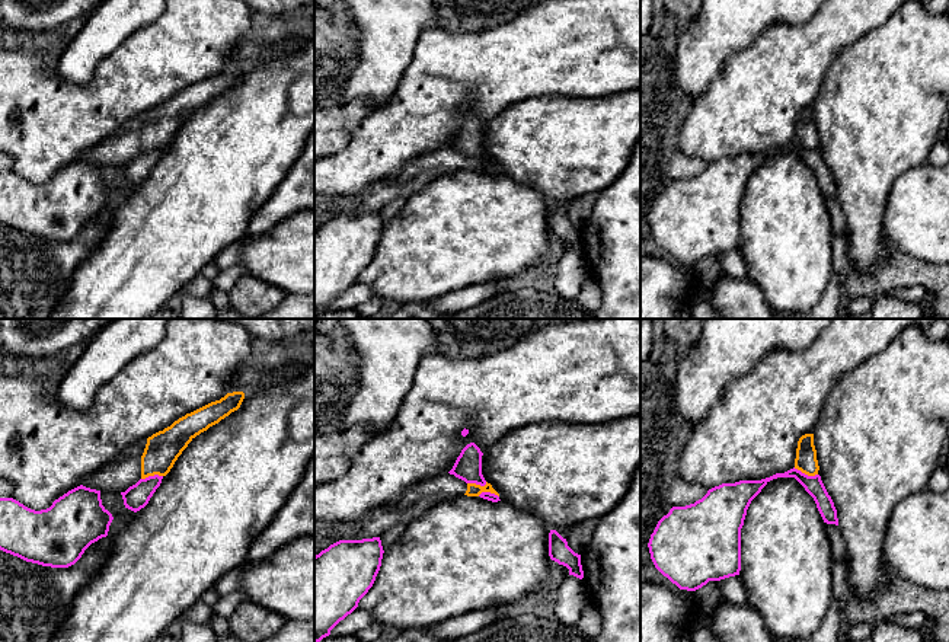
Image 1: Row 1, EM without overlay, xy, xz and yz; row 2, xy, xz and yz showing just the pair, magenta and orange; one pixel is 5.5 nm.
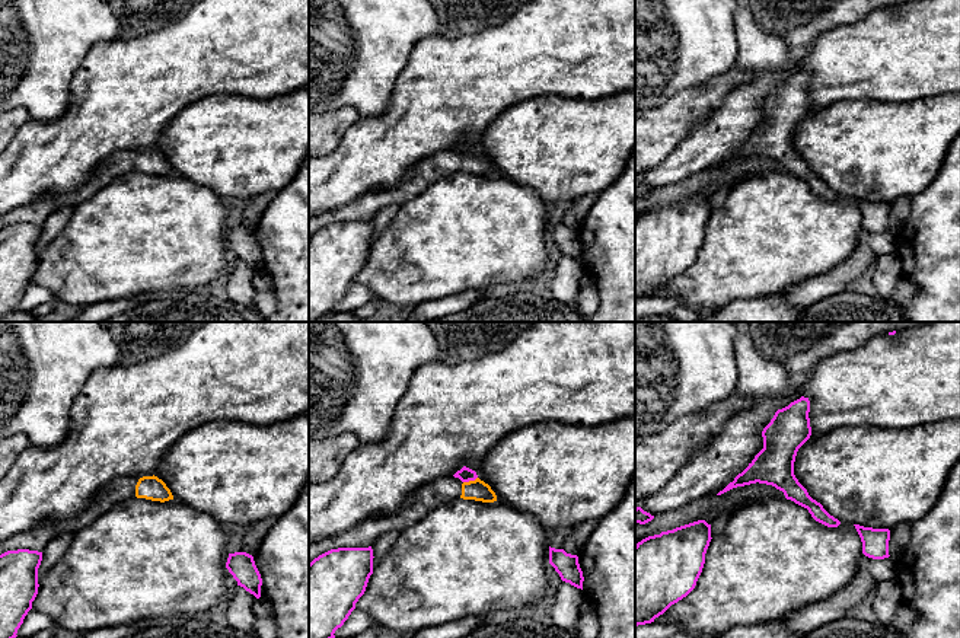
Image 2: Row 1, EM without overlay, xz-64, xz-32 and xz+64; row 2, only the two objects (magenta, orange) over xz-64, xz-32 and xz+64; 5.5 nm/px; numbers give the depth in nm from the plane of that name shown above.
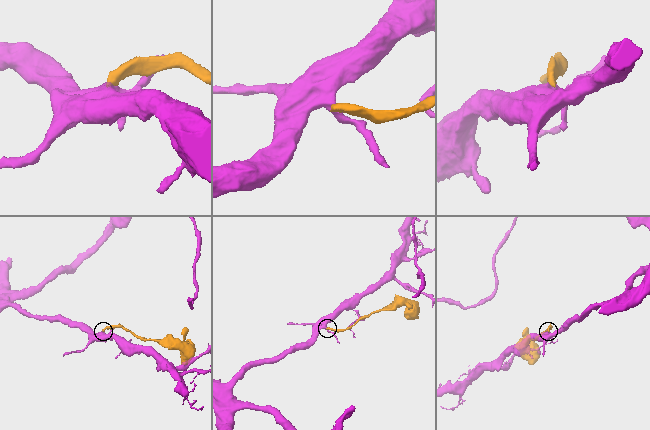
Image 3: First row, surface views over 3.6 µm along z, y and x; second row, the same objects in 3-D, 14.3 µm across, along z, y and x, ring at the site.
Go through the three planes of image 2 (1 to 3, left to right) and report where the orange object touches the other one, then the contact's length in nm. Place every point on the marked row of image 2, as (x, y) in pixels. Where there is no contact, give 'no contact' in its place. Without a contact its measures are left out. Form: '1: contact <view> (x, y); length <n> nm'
1: no contact
2: contact xz-32 (469, 479); length 90 nm
3: no contact

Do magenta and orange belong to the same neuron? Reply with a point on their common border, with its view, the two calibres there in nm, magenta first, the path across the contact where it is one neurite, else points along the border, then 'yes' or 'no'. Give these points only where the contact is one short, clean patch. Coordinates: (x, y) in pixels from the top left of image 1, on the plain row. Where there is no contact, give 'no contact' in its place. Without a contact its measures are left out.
contact yz (804, 147); calibres 100 and 120 nm; border yz (793, 141), (808, 149), (817, 149); no

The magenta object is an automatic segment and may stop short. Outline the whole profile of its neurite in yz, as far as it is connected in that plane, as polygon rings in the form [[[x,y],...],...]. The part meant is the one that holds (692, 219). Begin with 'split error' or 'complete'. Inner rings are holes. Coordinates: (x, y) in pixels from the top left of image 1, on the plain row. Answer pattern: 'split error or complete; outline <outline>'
complete; outline [[[793,141],[785,147],[776,147],[761,154],[722,157],[709,163],[707,167],[694,178],[672,181],[670,186],[658,195],[648,217],[655,242],[680,263],[687,265],[696,265],[709,255],[720,255],[739,249],[741,202],[747,183],[761,163],[777,151],[795,151],[814,172],[824,197],[838,199],[837,183],[819,148],[808,150]]]

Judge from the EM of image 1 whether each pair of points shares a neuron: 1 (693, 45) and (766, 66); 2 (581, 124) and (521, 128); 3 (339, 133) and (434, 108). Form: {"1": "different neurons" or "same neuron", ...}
{"1": "different neurons", "2": "same neuron", "3": "different neurons"}

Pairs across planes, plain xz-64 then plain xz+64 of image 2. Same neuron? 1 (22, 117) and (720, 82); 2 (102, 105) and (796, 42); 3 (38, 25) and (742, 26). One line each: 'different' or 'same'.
1: same
2: different
3: different

